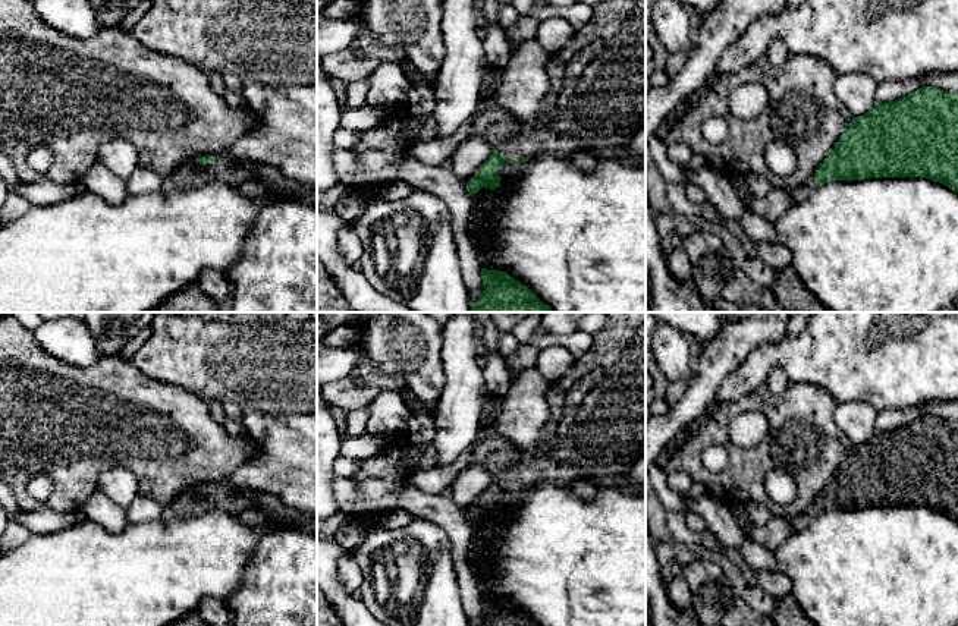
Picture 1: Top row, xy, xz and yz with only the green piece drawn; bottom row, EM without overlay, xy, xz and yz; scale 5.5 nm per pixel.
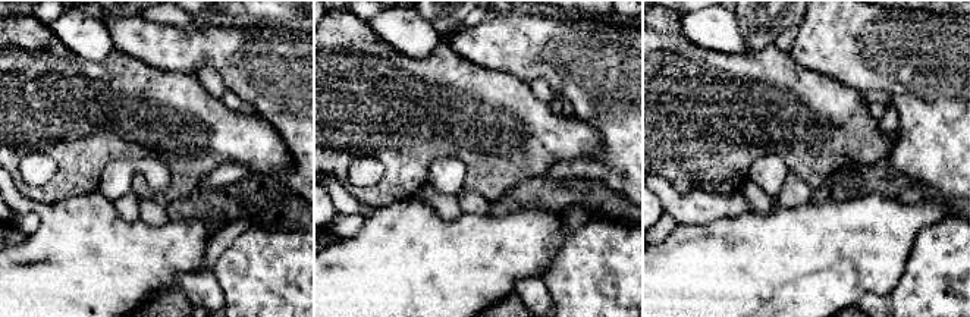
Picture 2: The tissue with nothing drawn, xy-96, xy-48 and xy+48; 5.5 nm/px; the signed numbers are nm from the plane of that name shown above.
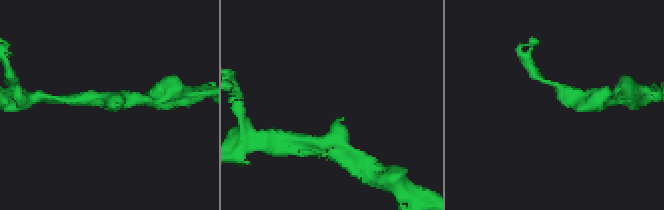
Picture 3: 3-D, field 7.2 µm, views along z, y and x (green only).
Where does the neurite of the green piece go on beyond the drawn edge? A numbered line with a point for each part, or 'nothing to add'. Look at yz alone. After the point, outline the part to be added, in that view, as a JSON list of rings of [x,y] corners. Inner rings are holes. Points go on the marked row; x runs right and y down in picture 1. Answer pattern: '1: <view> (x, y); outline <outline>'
1: yz (801, 192); outline [[[813,176],[804,186],[797,188],[795,191],[791,191],[791,194],[800,201],[805,198],[816,188],[817,188],[817,183]]]

